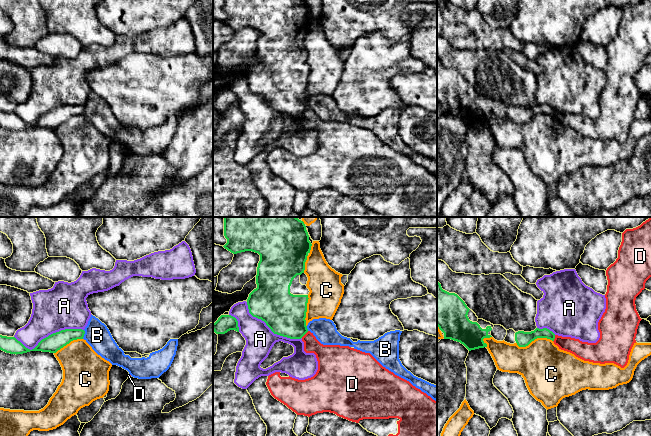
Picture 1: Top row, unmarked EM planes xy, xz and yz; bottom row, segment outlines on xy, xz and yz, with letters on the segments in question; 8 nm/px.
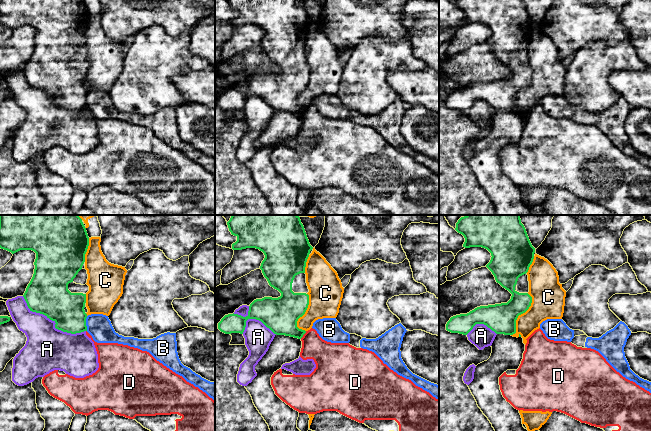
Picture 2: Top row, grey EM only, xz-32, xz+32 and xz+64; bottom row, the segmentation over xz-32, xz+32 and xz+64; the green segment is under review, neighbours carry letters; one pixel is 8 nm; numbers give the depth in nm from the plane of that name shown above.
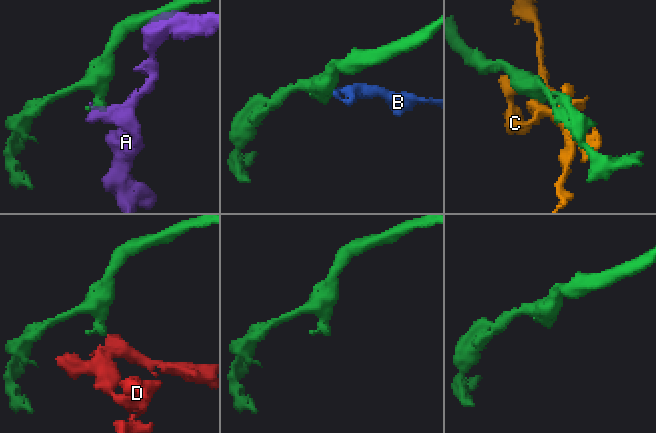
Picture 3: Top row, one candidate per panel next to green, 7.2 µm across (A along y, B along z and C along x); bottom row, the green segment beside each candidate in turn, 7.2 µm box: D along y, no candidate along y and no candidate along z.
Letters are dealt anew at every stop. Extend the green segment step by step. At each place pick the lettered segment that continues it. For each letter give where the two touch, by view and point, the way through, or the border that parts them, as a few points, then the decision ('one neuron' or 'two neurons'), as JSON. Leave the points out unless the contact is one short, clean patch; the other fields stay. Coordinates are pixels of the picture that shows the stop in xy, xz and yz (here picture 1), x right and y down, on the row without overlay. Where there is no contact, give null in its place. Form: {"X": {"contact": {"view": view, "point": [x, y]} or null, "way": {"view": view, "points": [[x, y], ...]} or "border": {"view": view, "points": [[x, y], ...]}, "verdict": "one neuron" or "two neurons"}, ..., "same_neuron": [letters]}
{"A": {"contact": {"view": "xy", "point": [49, 111]}, "verdict": "two neurons"}, "B": {"contact": {"view": "xy", "point": [84, 109]}, "border": {"view": "xy", "points": [[84, 106], [82, 114]]}, "verdict": "two neurons"}, "C": {"contact": {"view": "yz", "point": [534, 115]}, "verdict": "two neurons"}, "D": {"contact": {"view": "xz", "point": [304, 110]}, "border": {"view": "xz", "points": [[308, 107], [301, 113]]}, "verdict": "two neurons"}, "same_neuron": []}

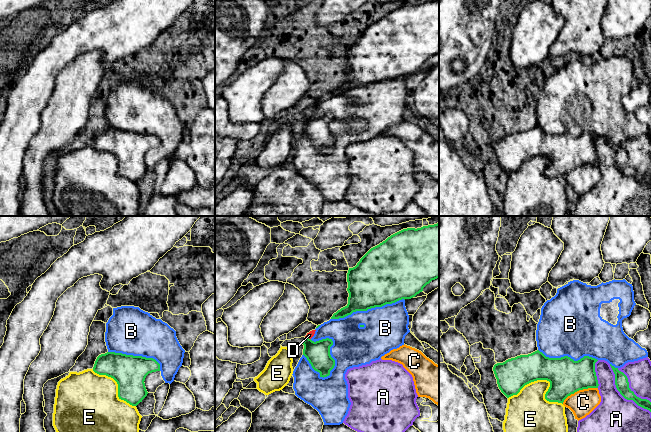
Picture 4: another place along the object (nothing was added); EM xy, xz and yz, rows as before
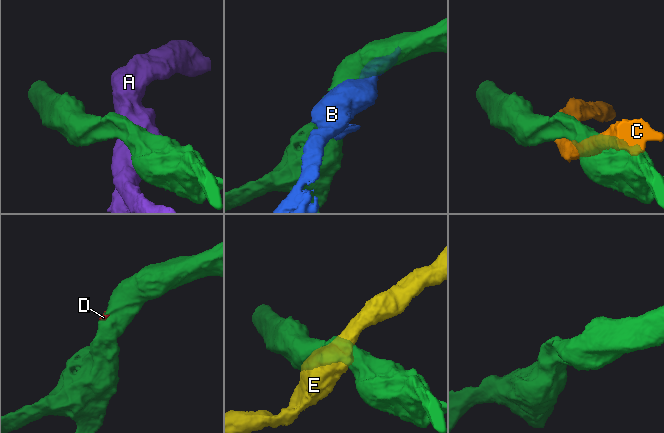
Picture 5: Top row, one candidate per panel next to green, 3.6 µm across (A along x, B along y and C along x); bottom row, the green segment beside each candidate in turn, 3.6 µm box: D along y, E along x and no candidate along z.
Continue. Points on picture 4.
{"A": {"contact": {"view": "yz", "point": [621, 170]}, "verdict": "two neurons"}, "B": {"contact": {"view": "xz", "point": [329, 124]}, "verdict": "two neurons"}, "C": {"contact": {"view": "yz", "point": [579, 165]}, "verdict": "two neurons"}, "D": {"contact": {"view": "xz", "point": [308, 114]}, "way": {"view": "xz", "points": [[317, 129], [308, 120], [308, 114], [309, 111]]}, "verdict": "one neuron"}, "E": {"contact": {"view": "yz", "point": [545, 155]}, "verdict": "two neurons"}, "same_neuron": ["D"]}

